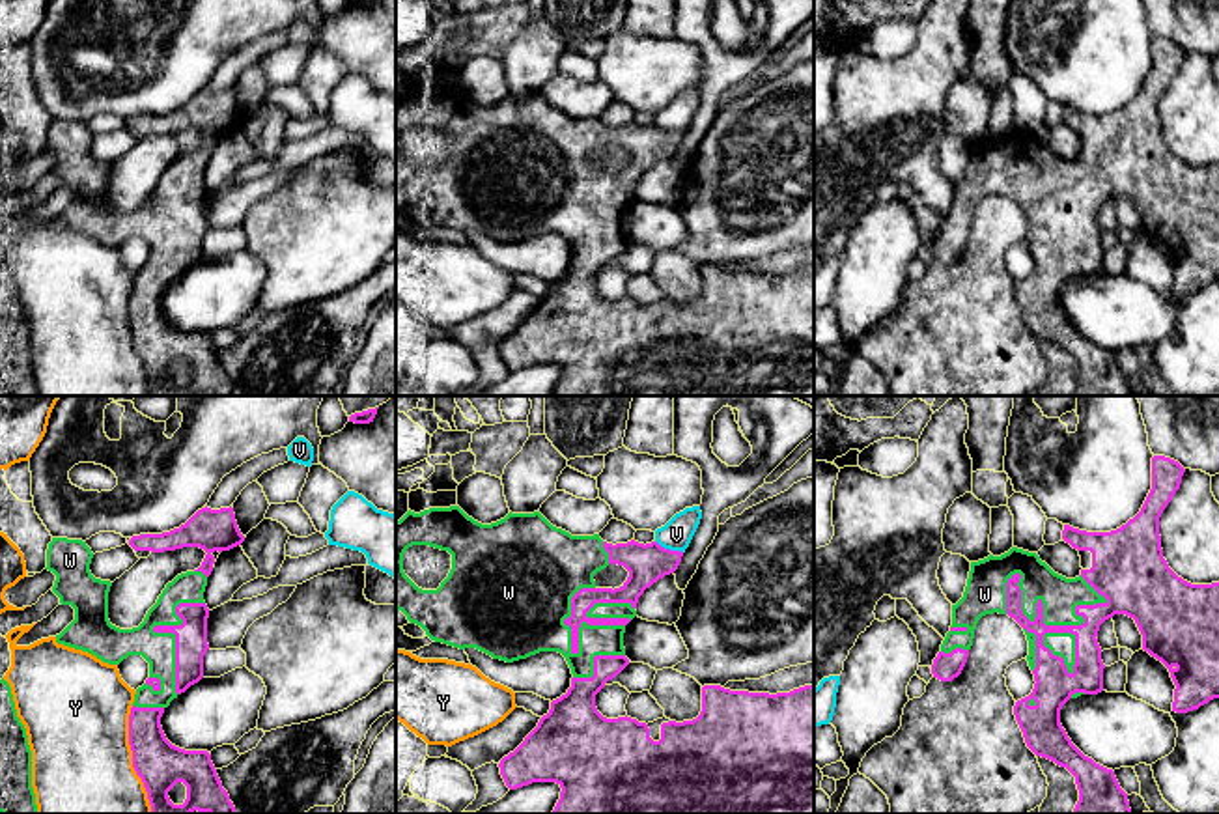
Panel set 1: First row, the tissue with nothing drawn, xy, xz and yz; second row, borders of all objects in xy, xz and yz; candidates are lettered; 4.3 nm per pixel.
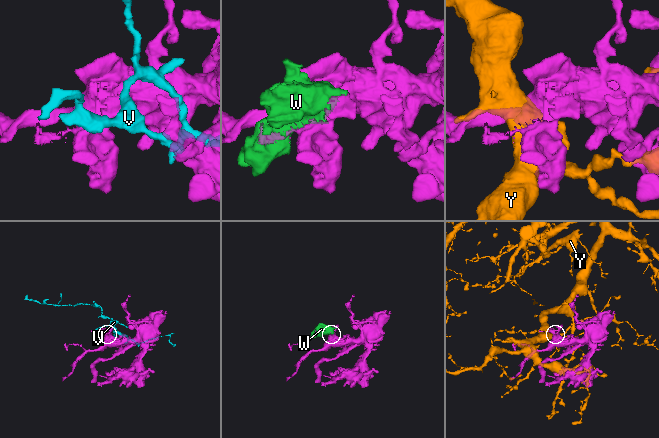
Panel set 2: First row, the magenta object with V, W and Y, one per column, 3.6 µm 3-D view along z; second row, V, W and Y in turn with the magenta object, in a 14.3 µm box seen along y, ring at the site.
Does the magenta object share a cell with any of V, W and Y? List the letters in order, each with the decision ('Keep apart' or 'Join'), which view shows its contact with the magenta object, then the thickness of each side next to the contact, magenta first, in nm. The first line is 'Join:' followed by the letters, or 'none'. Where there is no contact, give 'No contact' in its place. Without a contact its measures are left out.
Join: W
V: Keep apart. Touches magenta in xz. Thickness 170 nm (magenta) against 140 nm
W: Join. Touches magenta in yz. Thickness 130 nm (magenta) against 160 nm
Y: Keep apart. Touches magenta in xy. Thickness 200 nm (magenta) against 460 nm

